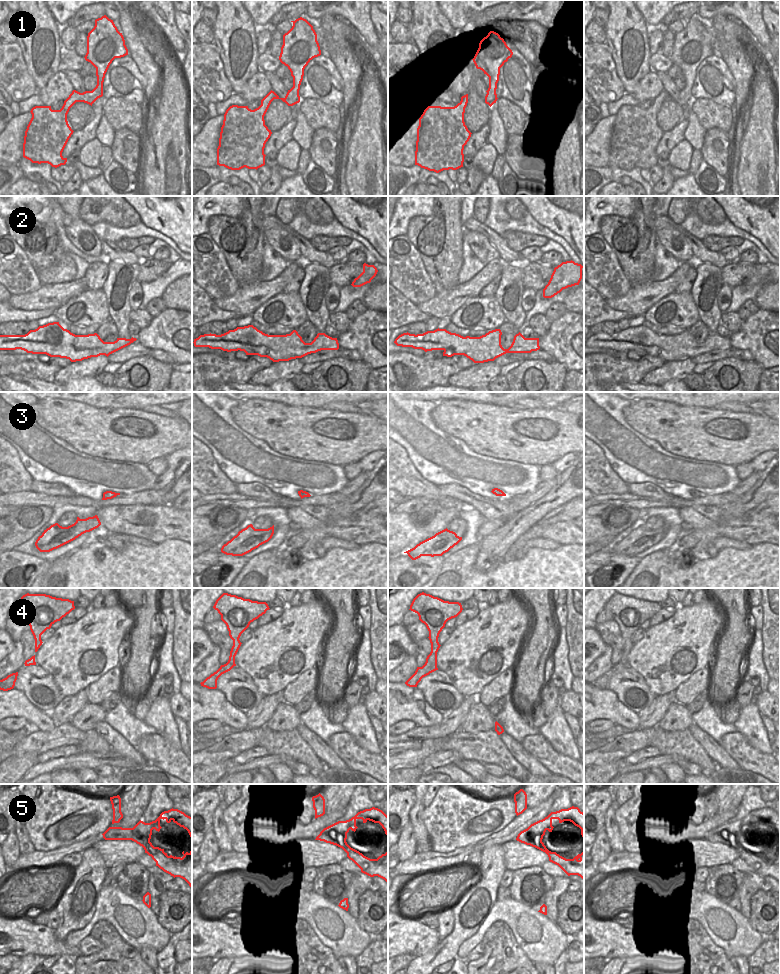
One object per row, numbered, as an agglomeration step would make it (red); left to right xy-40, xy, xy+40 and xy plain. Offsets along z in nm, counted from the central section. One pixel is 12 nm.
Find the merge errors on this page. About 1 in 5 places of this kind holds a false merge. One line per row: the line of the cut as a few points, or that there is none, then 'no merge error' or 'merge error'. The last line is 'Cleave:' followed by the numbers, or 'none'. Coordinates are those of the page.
1: cut none; no merge error
2: cut none; no merge error
3: cut none; no merge error
4: cut none; no merge error
5: cut none; no merge error
Cleave: none

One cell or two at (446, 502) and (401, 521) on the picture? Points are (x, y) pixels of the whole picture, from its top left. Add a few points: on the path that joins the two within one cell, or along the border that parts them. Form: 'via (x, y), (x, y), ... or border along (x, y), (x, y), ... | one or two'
border along (458, 508), (443, 509) | two

